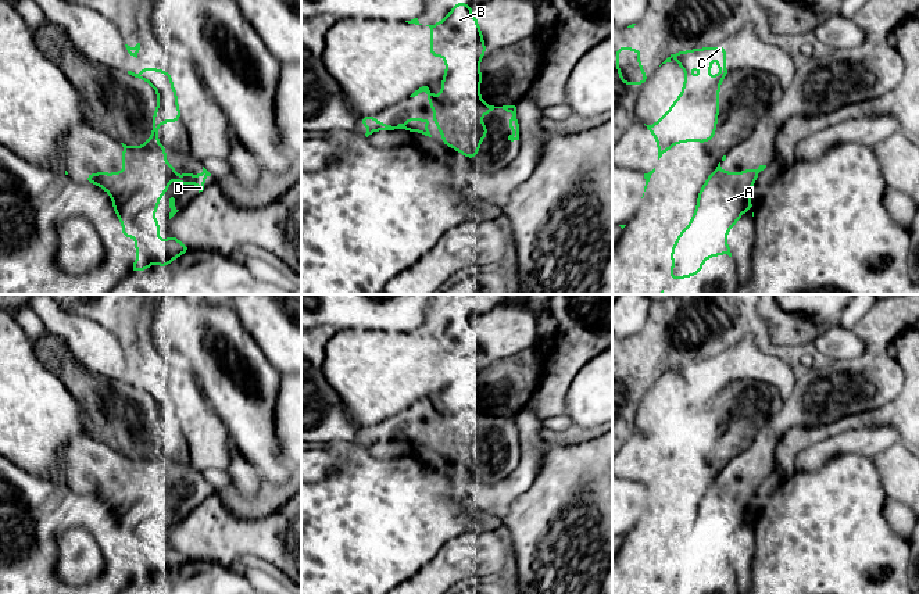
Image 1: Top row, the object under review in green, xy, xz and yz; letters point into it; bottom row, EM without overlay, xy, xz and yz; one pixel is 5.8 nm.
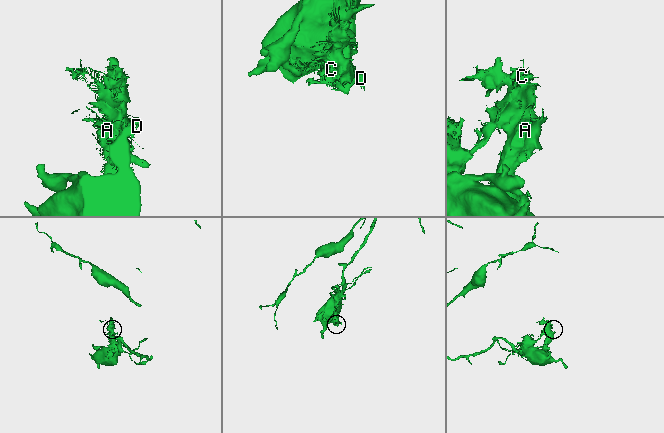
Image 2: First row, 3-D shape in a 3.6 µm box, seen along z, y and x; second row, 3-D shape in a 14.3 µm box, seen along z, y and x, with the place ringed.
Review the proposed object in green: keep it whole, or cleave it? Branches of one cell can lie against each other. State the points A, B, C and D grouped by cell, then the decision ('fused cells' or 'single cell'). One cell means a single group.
A B C D | single cell

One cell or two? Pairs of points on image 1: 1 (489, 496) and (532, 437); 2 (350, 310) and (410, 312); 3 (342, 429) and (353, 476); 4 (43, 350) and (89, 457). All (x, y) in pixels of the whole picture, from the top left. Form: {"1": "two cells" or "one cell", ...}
{"1": "one cell", "2": "one cell", "3": "two cells", "4": "two cells"}

